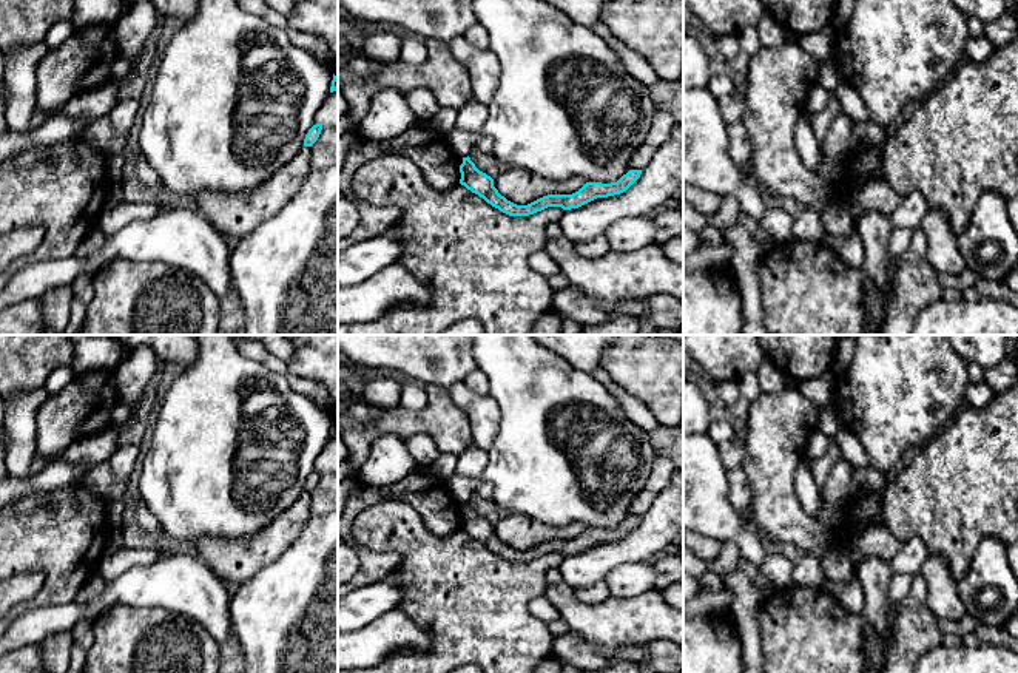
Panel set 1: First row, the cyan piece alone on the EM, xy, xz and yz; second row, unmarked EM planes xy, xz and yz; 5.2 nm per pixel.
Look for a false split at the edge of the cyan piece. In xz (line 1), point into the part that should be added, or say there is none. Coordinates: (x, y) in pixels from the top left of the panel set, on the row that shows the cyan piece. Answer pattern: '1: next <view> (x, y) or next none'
1: next none

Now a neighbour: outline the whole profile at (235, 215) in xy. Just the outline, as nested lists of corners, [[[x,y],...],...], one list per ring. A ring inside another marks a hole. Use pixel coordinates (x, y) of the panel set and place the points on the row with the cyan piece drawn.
[[[304,147],[259,187],[244,193],[201,191],[193,199],[194,207],[233,244],[276,216],[310,171],[310,147]]]

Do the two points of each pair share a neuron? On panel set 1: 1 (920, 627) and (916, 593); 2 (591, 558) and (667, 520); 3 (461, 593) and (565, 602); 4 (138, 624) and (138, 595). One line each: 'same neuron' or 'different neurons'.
1: same neuron
2: same neuron
3: different neurons
4: different neurons

